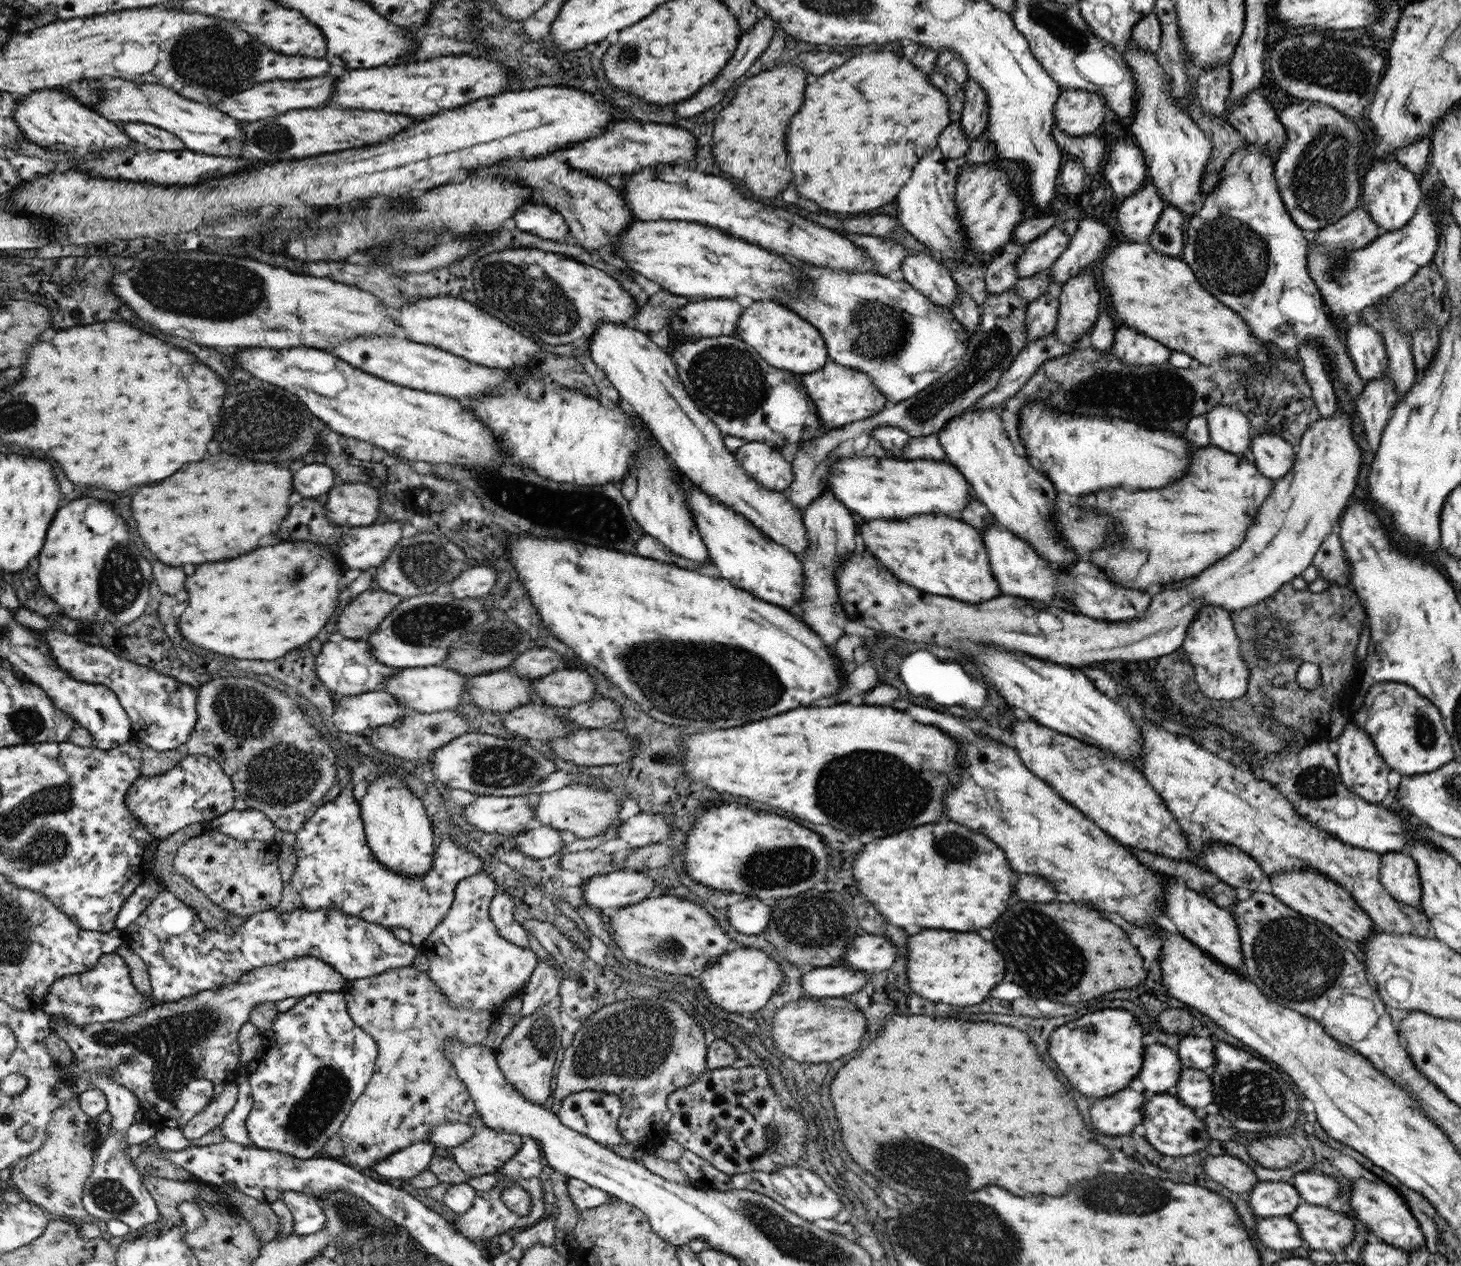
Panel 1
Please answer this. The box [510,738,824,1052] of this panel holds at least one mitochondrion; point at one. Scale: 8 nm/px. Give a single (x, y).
(787, 866)

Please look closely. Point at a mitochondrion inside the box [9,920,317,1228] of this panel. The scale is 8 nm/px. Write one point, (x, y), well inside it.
(173, 1045)

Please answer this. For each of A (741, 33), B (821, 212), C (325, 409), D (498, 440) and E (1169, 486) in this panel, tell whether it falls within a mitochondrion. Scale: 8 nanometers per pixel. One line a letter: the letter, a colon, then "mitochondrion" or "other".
A: other
B: other
C: other
D: other
E: other

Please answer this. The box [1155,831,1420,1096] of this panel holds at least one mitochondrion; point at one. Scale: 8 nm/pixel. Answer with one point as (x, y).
(1299, 962)

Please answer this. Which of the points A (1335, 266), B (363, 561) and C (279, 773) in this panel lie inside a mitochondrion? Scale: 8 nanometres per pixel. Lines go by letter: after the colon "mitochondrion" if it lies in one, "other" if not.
A: mitochondrion
B: other
C: mitochondrion

